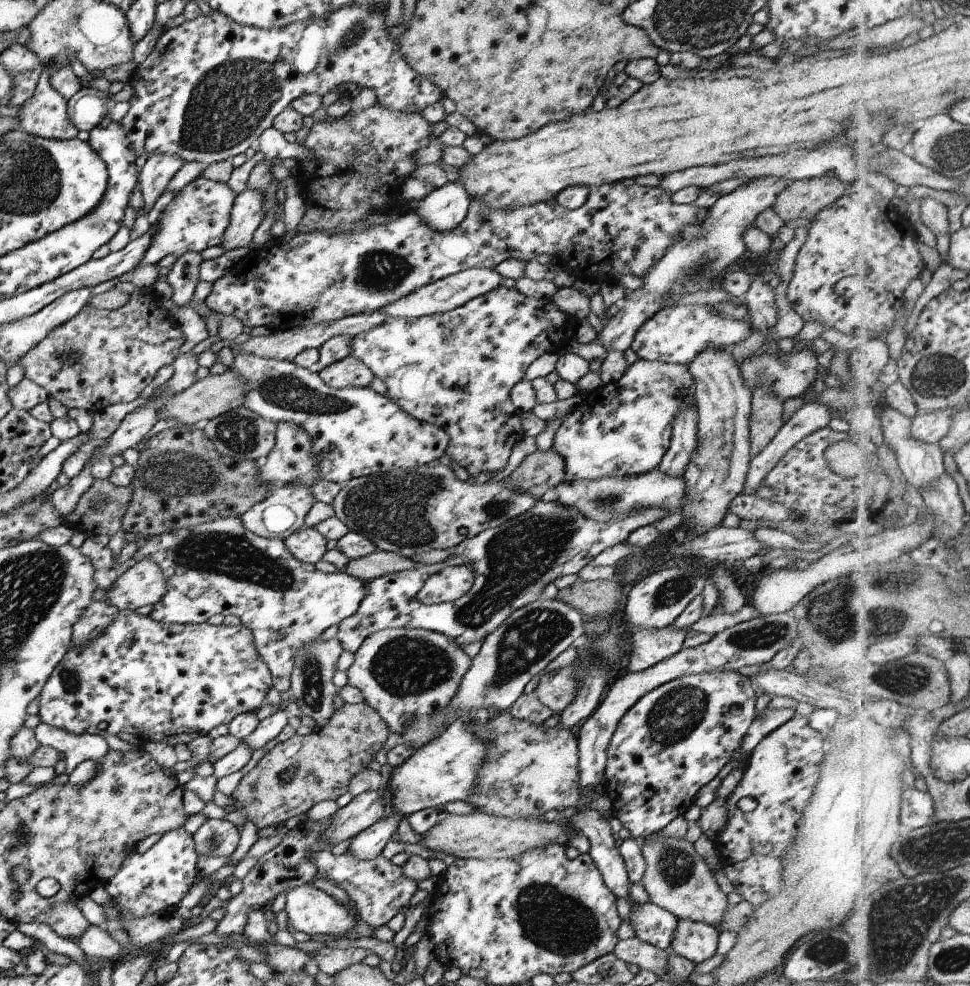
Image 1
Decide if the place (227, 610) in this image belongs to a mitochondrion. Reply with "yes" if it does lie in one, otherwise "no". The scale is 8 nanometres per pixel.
no

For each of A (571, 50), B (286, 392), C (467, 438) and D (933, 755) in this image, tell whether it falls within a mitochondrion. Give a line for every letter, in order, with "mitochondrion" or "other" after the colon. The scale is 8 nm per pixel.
A: other
B: mitochondrion
C: other
D: other

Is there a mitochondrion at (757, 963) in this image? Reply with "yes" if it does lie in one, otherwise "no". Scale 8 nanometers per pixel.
no

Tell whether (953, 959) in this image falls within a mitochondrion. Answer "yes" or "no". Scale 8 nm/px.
yes

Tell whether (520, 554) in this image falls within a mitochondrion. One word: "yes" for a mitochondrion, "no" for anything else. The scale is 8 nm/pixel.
yes

